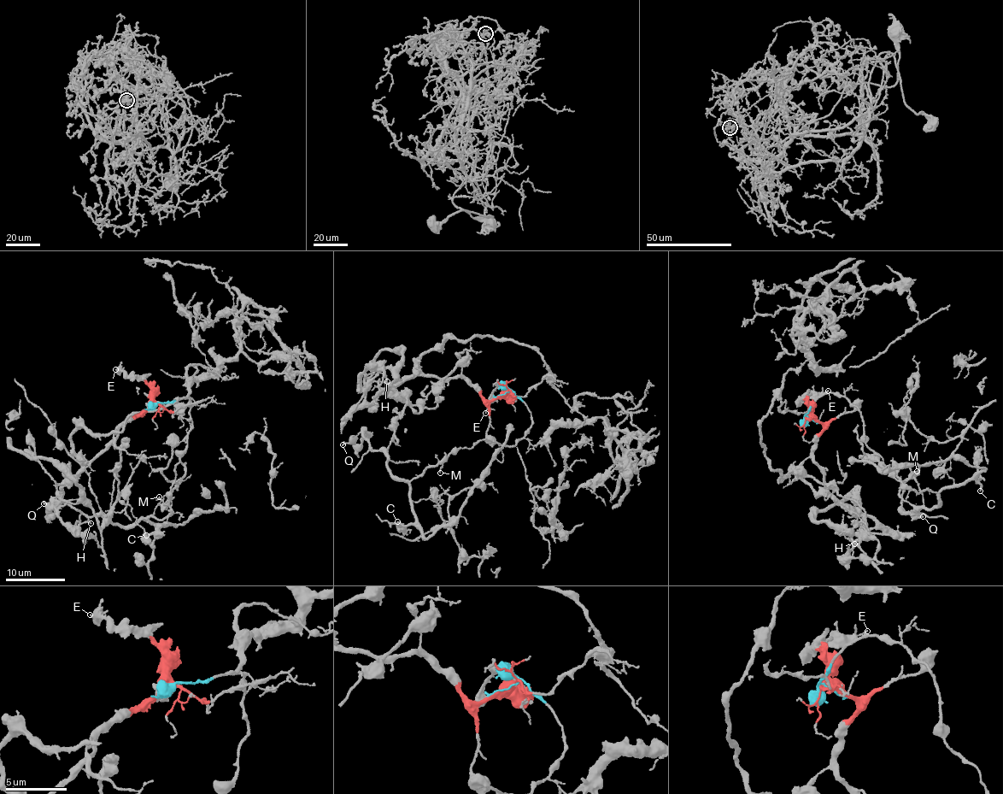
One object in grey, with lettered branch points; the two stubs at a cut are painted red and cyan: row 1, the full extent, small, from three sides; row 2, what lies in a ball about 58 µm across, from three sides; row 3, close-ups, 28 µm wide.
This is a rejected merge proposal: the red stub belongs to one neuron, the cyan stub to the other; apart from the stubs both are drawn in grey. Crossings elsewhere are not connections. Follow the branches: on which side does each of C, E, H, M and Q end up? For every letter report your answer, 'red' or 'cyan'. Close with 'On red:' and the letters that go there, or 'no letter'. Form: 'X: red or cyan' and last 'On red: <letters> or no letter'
C: cyan
E: red
H: red
M: cyan
Q: cyan
On red: E, H

